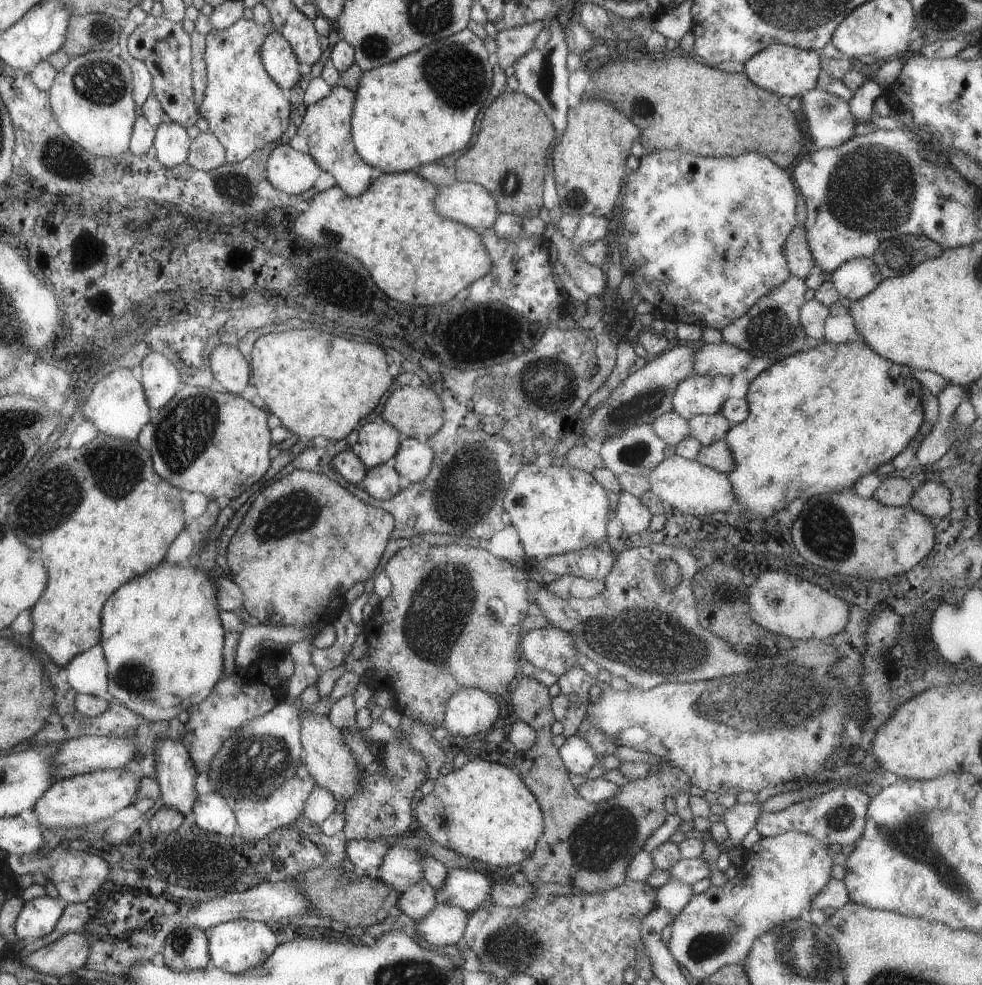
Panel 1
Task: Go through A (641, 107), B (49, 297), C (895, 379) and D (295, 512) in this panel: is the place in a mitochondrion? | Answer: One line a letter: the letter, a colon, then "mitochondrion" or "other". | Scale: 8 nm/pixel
A: mitochondrion
B: other
C: other
D: mitochondrion

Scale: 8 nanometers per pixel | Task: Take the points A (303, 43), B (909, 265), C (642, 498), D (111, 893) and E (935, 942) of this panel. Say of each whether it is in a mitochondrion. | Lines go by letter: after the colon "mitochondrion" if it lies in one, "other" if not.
A: other
B: other
C: other
D: other
E: other

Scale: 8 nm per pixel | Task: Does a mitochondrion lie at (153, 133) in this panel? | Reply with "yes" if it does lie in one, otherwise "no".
no

